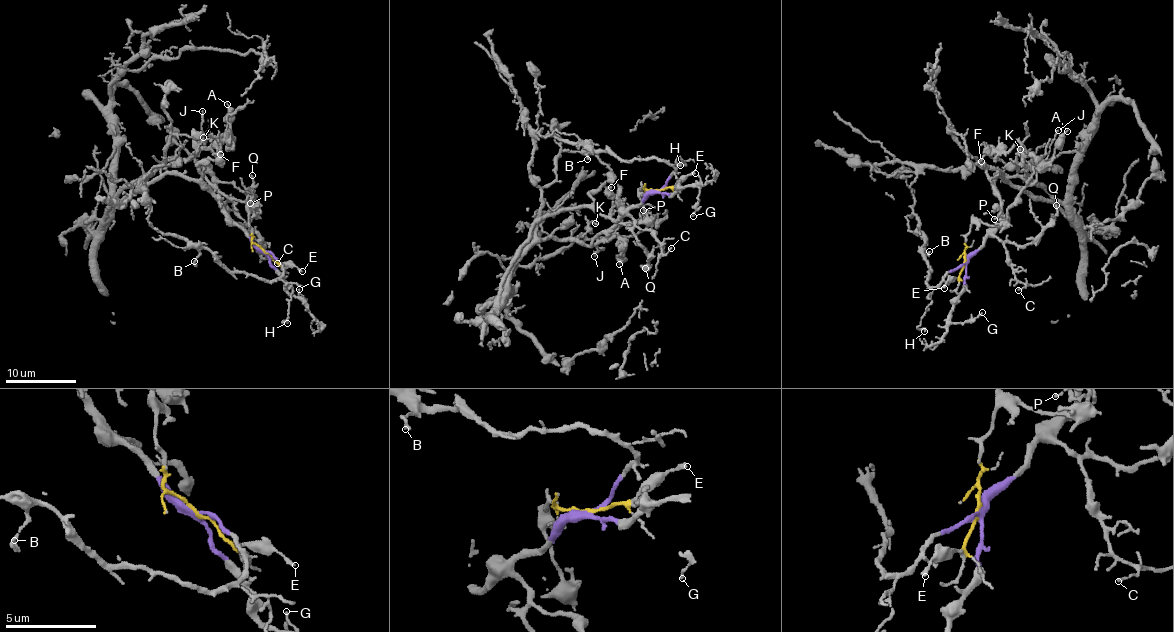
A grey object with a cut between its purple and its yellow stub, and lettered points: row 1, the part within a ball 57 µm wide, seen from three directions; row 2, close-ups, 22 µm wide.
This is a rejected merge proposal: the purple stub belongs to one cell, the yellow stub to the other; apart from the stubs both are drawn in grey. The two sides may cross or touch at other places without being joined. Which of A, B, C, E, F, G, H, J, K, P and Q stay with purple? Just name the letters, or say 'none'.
B, C, G, H, Q

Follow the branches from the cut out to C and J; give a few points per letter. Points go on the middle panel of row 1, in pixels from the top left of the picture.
C: (656, 191), (630, 208), (628, 215), (638, 227), (651, 232), (664, 253), (671, 247)
J: (656, 191), (644, 185), (642, 190), (645, 219), (613, 225), (590, 245), (586, 243), (597, 249), (594, 257)

